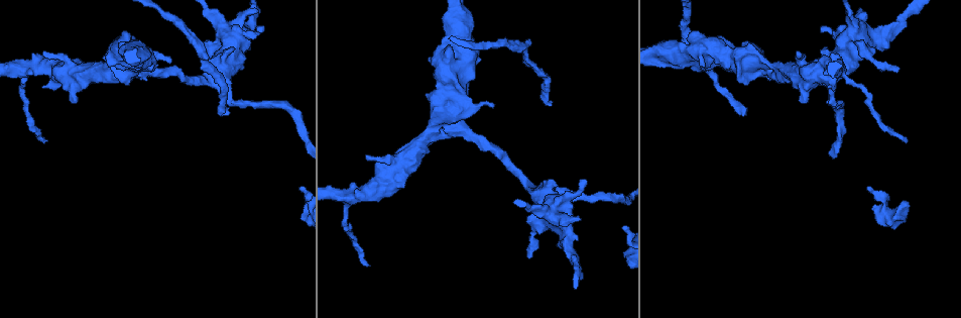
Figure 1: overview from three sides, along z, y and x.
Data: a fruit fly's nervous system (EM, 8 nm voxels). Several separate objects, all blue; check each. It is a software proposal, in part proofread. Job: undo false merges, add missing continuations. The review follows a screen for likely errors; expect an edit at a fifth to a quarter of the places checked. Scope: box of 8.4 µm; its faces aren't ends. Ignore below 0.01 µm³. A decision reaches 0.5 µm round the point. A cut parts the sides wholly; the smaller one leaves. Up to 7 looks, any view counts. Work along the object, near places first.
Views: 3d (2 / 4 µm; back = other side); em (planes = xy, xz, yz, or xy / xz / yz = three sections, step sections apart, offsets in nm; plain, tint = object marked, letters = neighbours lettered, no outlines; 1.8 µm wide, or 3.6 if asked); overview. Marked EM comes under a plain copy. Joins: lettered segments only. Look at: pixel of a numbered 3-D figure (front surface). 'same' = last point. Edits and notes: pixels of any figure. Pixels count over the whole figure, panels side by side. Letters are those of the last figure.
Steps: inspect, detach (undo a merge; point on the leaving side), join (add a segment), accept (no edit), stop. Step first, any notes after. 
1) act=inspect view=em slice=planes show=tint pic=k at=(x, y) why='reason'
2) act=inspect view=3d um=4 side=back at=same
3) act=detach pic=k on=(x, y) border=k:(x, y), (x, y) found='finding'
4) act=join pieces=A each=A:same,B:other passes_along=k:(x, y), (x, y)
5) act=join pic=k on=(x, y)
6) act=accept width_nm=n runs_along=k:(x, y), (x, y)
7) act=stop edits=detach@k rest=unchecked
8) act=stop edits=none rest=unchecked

act=inspect view=em slice=planes show=letters pic=1 at=(44, 52) why='branch stops here'

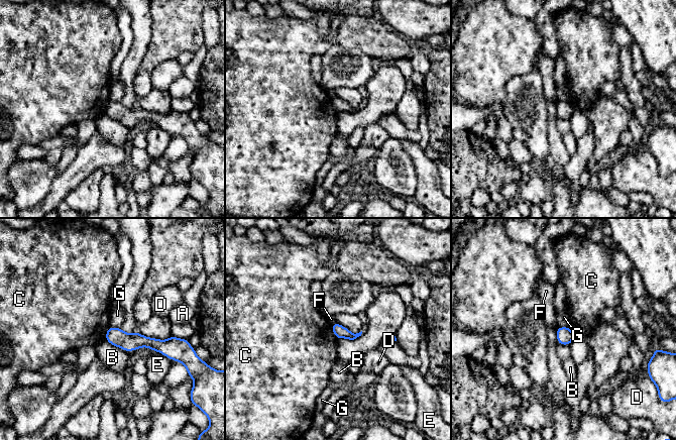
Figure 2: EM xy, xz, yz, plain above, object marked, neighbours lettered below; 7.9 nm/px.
act=accept each=A:other,B:other,C:other,D:other,E:other,F:other,G:other border=2:(558, 326), (568, 327) found='none of them fits'

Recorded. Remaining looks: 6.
act=inspect view=em slice=planes show=letters pic=1 at=(746, 115) why='end of a long branch'

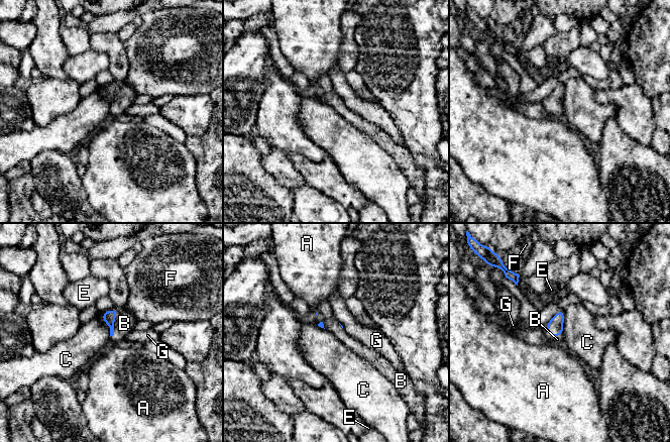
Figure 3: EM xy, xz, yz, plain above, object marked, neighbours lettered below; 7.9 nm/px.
act=join pic=3 on=(124, 323) each=A:other,B:same,C:other,E:other,F:other,G:other passes_along=3:(109, 317), (113, 323), (124, 323) found='it goes on there'

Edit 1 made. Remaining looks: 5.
act=inspect view=em slice=planes show=letters pic=1 at=(451, 110) why='branch point'

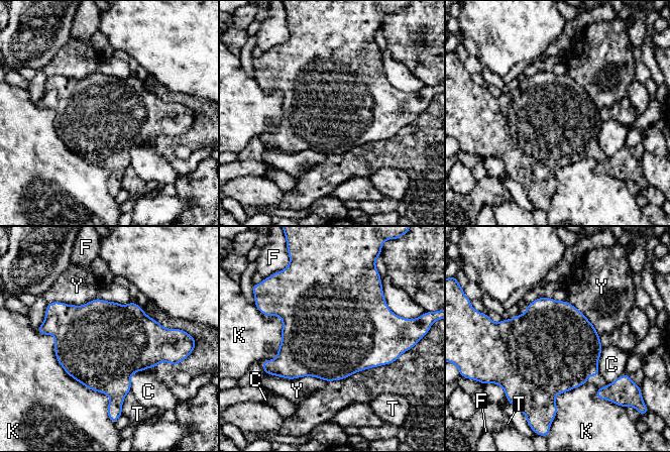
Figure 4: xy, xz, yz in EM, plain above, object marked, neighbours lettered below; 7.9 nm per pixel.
act=accept longest_contact=K:850nm each=C:other,F:other,K:other,T:other,Y:other border=4:(271, 374), (327, 382) found='all the same neuron'

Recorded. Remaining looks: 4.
act=stop edits=join@3 rest=unchecked

